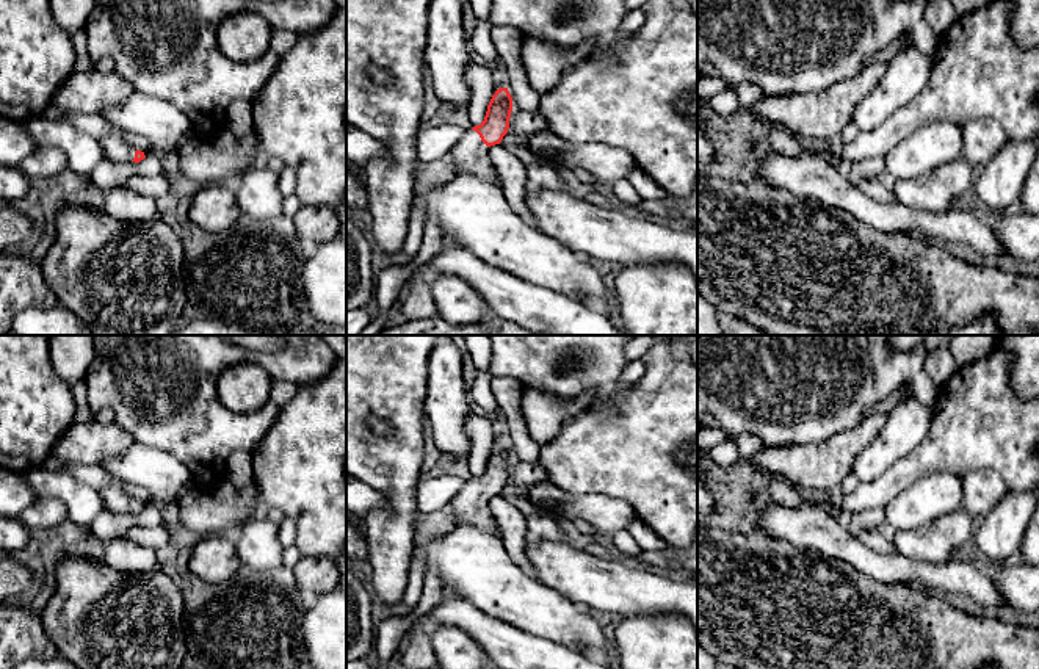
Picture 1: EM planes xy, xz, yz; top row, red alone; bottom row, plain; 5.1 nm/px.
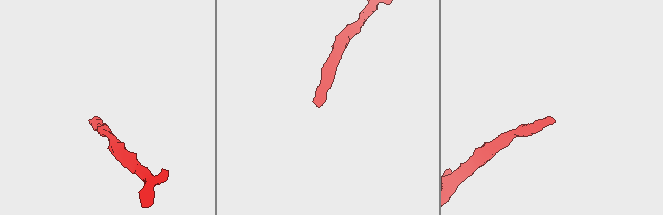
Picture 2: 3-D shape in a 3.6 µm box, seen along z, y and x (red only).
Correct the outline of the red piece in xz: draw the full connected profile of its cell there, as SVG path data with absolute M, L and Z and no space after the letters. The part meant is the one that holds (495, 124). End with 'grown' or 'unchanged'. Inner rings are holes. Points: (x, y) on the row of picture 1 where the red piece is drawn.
M508 88L497 89L487 105L484 121L469 130L448 154L426 165L415 161L414 182L437 190L459 175L473 175L500 186L487 152L508 133L511 111L512 97Z; grown

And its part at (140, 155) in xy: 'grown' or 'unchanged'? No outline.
grown

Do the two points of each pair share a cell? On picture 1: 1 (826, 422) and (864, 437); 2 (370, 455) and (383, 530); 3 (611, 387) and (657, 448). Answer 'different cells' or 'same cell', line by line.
1: different cells
2: same cell
3: different cells

